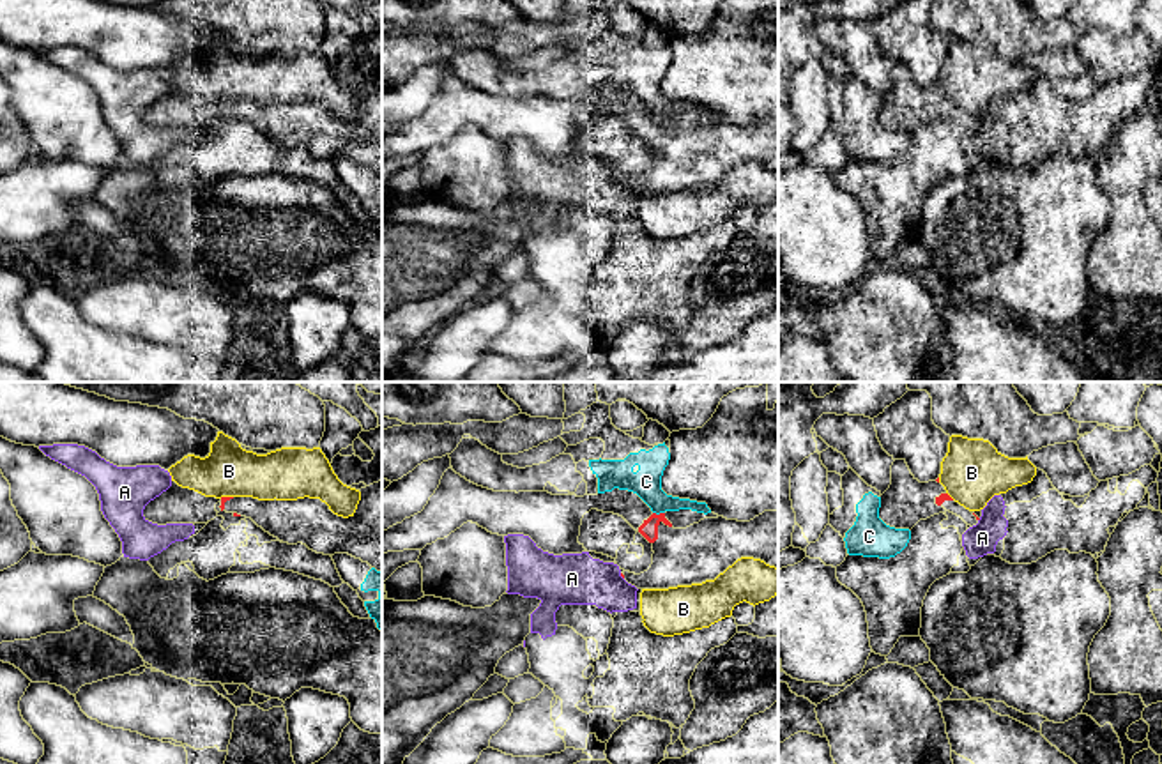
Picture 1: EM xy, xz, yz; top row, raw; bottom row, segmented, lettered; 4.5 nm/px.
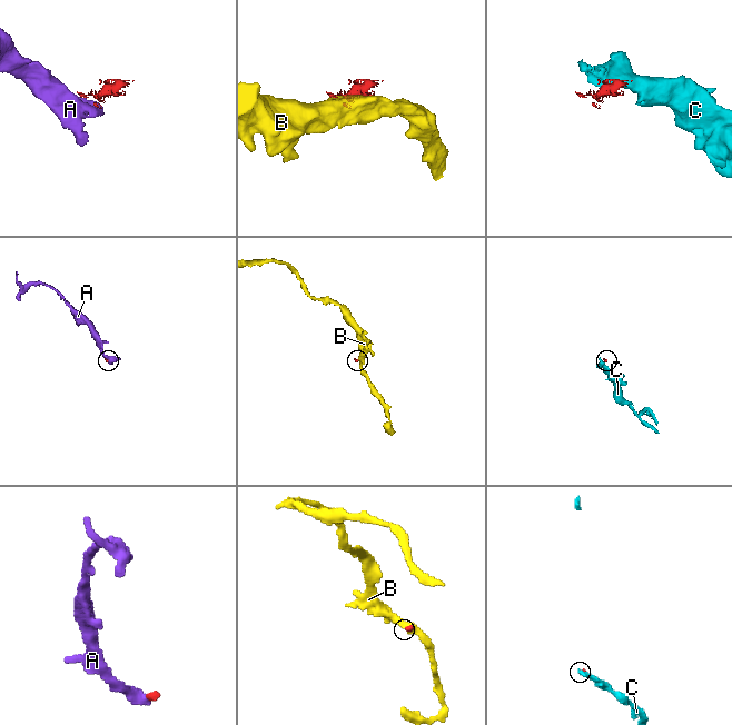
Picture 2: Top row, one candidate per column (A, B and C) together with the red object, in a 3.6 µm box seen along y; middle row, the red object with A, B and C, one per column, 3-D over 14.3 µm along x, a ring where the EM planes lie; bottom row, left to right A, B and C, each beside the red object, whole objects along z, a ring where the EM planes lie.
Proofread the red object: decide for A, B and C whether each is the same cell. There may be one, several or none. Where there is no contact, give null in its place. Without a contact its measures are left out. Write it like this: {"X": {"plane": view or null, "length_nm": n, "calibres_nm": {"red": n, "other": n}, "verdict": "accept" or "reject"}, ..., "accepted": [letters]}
{"A": {"plane": "xz", "length_nm": 40, "calibres_nm": {"red": 20, "other": 240}, "verdict": "reject"}, "B": {"plane": "xy", "length_nm": 60, "calibres_nm": {"red": 30, "other": 240}, "verdict": "reject"}, "C": {"plane": "xz", "length_nm": 60, "calibres_nm": {"red": 80, "other": 140}, "verdict": "reject"}, "accepted": []}

